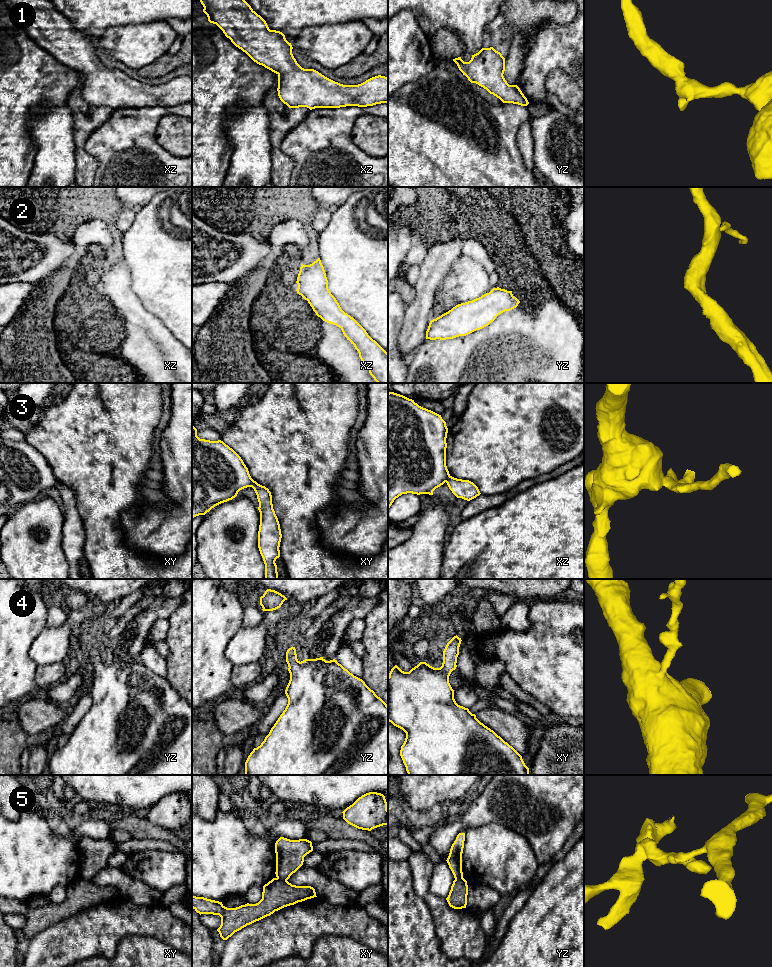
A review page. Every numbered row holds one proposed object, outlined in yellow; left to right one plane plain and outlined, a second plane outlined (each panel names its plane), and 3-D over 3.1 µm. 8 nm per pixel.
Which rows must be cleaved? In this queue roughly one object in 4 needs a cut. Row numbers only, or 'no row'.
3, 5

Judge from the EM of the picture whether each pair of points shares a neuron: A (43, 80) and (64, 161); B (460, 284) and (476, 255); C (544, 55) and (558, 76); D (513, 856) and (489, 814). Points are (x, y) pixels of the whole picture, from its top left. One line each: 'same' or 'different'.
A: different
B: different
C: different
D: different

